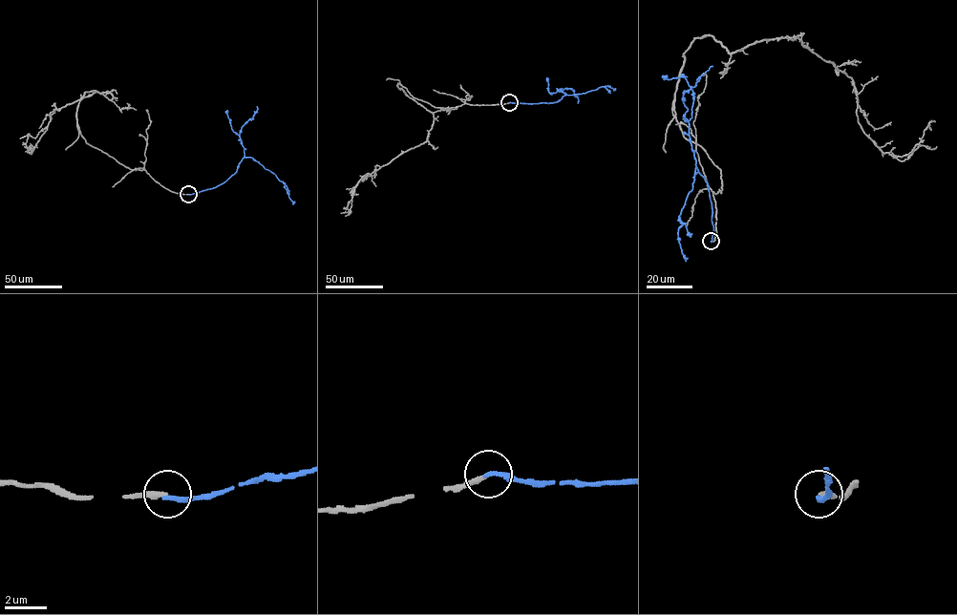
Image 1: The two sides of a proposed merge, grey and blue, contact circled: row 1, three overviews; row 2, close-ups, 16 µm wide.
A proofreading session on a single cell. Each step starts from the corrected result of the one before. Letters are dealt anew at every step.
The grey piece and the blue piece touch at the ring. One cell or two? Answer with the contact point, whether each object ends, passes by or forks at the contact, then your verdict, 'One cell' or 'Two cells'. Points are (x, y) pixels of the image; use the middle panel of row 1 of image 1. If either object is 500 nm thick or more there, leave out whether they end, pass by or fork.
Place: (509, 102). At the ring grey ends. At the ring blue ends. One cell

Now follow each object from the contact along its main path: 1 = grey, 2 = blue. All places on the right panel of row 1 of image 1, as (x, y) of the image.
1: (711, 241), (720, 170), (674, 110), (696, 38), (797, 38), (853, 80), (863, 132), (900, 160), (931, 130)
2: (711, 241), (712, 205), (706, 180), (696, 167), (692, 189), (679, 216), (682, 224), (678, 241), (686, 262)

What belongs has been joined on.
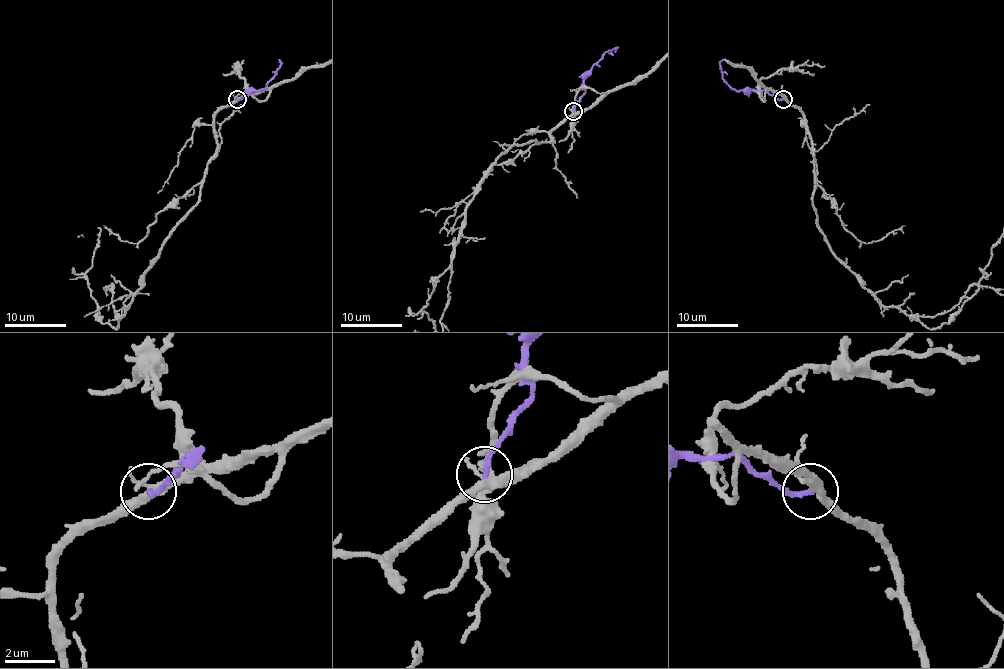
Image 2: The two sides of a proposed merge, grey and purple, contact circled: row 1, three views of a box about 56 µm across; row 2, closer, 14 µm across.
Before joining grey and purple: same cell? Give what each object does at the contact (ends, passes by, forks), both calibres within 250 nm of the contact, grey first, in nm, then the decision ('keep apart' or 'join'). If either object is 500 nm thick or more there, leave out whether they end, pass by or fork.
grey forks; purple ends; calibres 280 and 200 nm; keep apart

